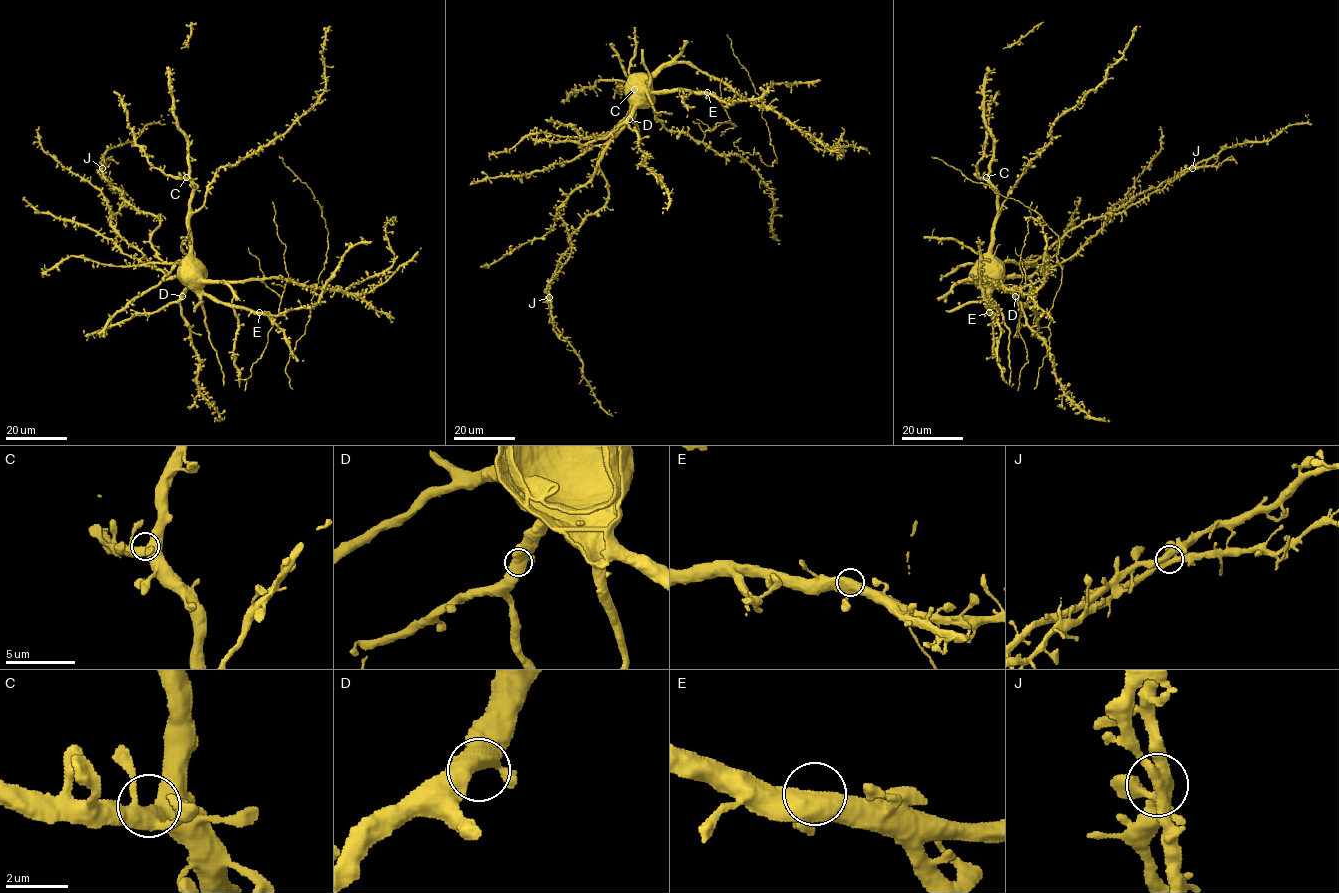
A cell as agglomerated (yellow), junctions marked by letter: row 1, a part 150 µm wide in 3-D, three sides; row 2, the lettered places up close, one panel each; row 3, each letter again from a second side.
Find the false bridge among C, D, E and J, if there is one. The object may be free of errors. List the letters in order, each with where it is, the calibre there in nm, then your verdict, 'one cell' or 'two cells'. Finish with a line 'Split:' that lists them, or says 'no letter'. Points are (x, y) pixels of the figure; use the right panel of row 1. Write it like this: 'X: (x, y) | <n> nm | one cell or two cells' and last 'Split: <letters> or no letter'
C: (986, 177) | 440 nm | one cell
D: (1015, 296) | 460 nm | one cell
E: (989, 312) | 440 nm | one cell
J: (1192, 168) | 440 nm | one cell
Split: no letter

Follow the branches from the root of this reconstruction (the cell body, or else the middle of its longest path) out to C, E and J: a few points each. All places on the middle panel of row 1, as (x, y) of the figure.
C: (697, 70), (686, 63), (663, 64), (640, 86), (638, 101), (639, 94), (634, 89)
E: (697, 70), (686, 63), (666, 65), (651, 79), (649, 90), (707, 92)
J: (697, 70), (686, 63), (664, 66), (649, 96), (613, 131), (598, 159), (607, 202), (569, 236), (549, 297)

